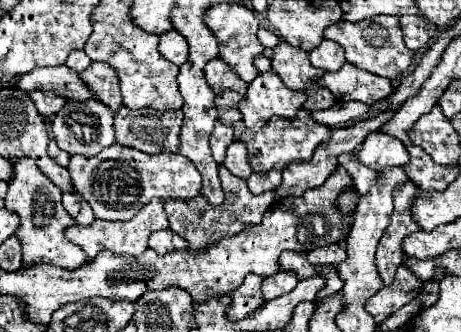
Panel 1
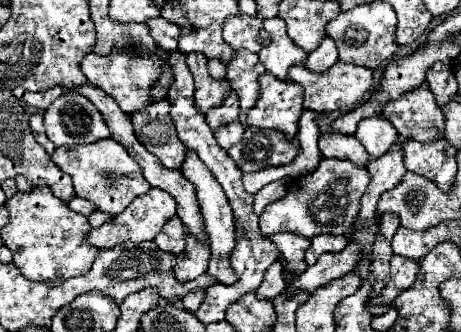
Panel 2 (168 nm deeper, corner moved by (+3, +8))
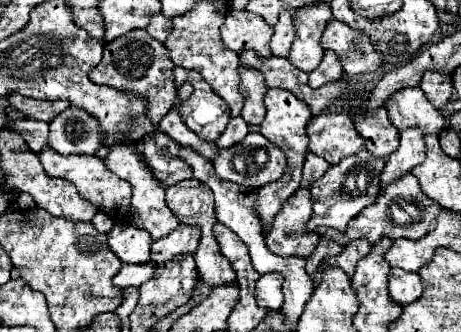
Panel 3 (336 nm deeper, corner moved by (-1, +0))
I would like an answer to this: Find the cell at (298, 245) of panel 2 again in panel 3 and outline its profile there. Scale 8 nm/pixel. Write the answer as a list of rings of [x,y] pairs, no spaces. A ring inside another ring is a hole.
[[[298,188],[298,192],[294,192],[294,196],[286,200],[286,204],[282,204],[278,216],[274,216],[270,224],[270,230],[264,232],[264,242],[270,248],[270,252],[278,256],[308,258],[320,242],[318,234],[306,230],[310,216],[310,190]]]

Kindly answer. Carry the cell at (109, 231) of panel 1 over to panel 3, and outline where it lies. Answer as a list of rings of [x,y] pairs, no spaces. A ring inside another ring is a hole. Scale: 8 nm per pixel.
[[[114,146],[108,156],[104,158],[106,168],[110,168],[110,172],[114,172],[118,178],[128,180],[132,184],[132,202],[130,202],[130,210],[126,214],[126,220],[130,226],[134,228],[142,228],[148,230],[152,240],[158,240],[162,236],[166,236],[168,232],[172,232],[180,222],[178,218],[168,210],[166,200],[164,200],[164,190],[166,186],[162,186],[152,172],[148,170],[148,166],[144,164],[142,156],[138,156],[138,152],[134,152],[134,148],[130,146]]]

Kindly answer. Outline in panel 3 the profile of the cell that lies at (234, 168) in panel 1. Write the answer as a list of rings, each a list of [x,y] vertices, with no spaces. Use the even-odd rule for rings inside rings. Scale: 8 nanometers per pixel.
[[[236,116],[236,118],[232,118],[232,120],[228,122],[228,126],[226,126],[226,130],[222,132],[222,136],[218,138],[216,146],[218,146],[218,148],[230,148],[232,144],[244,140],[246,134],[248,134],[248,124],[244,122],[242,116]]]

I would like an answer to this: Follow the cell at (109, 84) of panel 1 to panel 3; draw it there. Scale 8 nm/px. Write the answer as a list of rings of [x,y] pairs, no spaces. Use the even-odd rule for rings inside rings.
[[[134,30],[126,32],[126,36],[120,36],[112,40],[110,44],[104,44],[104,56],[102,62],[90,72],[90,80],[94,84],[112,86],[120,92],[132,92],[140,94],[148,100],[148,118],[158,124],[172,108],[174,102],[174,78],[172,78],[172,60],[166,56],[166,48],[162,42],[154,40],[146,30]]]

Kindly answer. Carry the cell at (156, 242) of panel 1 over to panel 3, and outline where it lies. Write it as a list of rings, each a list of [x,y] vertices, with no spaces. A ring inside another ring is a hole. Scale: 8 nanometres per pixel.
[[[178,224],[178,228],[174,232],[170,232],[168,236],[164,236],[152,244],[152,262],[162,264],[174,256],[194,254],[198,248],[200,236],[202,236],[202,232],[198,232],[198,228],[188,226],[188,224]]]

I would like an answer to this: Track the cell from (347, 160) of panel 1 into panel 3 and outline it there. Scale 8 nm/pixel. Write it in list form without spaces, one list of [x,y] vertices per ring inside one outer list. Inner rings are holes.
[[[322,112],[314,116],[306,132],[310,136],[310,152],[328,164],[338,164],[342,158],[364,148],[364,140],[356,132],[350,116],[342,112]]]

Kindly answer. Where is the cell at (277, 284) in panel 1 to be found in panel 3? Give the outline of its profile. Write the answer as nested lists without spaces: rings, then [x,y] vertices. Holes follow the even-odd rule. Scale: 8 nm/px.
[[[264,274],[256,282],[256,300],[258,306],[268,310],[280,310],[284,296],[282,296],[282,276],[278,274]]]

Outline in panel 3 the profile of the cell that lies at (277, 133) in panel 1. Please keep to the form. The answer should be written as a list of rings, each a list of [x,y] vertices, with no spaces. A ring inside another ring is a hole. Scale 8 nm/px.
[[[248,134],[244,140],[230,148],[218,150],[214,158],[214,170],[222,180],[242,184],[248,188],[262,188],[264,184],[276,182],[284,170],[286,170],[286,156],[280,148],[276,148],[272,142],[268,142],[262,134]]]

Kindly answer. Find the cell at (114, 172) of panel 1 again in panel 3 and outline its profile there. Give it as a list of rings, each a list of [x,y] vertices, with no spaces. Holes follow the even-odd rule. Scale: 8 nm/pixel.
[[[44,146],[42,152],[38,152],[38,158],[40,158],[40,164],[42,164],[42,168],[44,168],[44,172],[48,176],[52,176],[52,178],[64,178],[64,180],[72,182],[82,198],[86,198],[92,204],[96,204],[98,210],[102,210],[108,216],[112,216],[112,220],[120,220],[122,216],[126,216],[126,212],[130,208],[132,188],[130,188],[130,184],[126,180],[122,180],[116,174],[112,174],[104,166],[104,160],[100,160],[96,156],[84,156],[84,154],[62,156],[62,154],[54,152],[54,148],[50,148],[50,146]]]

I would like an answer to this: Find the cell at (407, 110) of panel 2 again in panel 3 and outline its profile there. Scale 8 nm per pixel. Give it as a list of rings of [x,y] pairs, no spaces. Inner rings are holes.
[[[404,88],[388,98],[388,118],[398,130],[420,128],[424,134],[440,134],[444,116],[434,108],[420,88]]]

